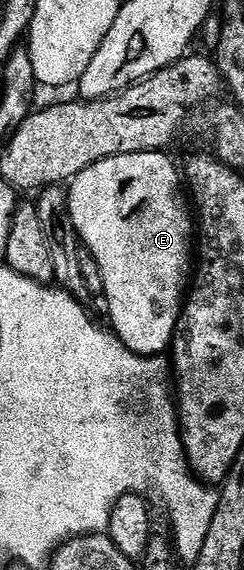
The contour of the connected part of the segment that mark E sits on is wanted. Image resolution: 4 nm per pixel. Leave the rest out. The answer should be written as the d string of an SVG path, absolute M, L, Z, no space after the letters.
M148 150L147 152L143 152L142 154L120 154L119 156L111 156L107 160L103 160L102 162L96 162L95 164L91 164L87 167L83 172L79 172L76 178L73 179L71 185L68 187L67 193L69 196L69 207L71 208L71 220L75 224L75 228L77 229L77 237L81 239L84 249L89 250L95 256L95 260L99 264L99 268L103 272L103 284L105 285L105 293L103 295L104 301L109 301L109 318L113 322L117 322L117 326L115 325L115 333L118 338L121 339L122 342L125 343L126 348L128 348L131 352L135 352L136 354L144 354L146 356L161 356L166 353L173 345L173 334L177 330L177 321L181 318L181 311L183 309L183 290L181 294L181 285L185 282L185 273L190 273L191 270L191 258L189 262L189 249L194 249L195 246L195 222L191 217L191 206L187 201L186 191L183 189L183 178L179 173L179 166L176 166L175 163L172 162L171 159L168 158L168 153L158 152L156 150Z

